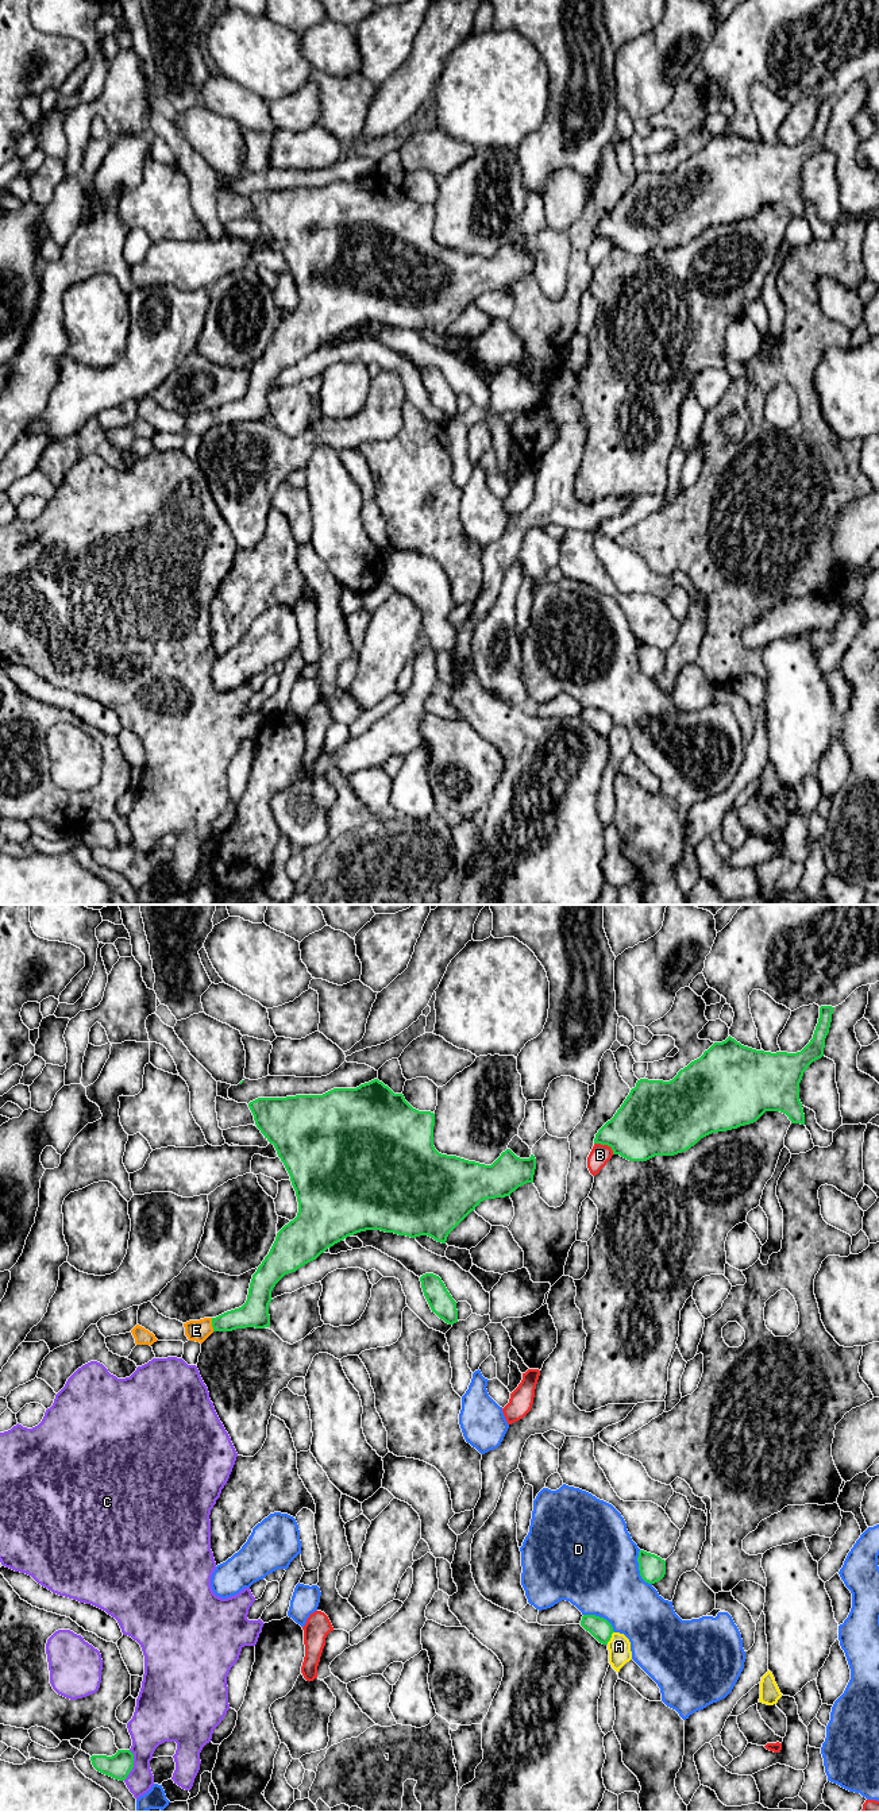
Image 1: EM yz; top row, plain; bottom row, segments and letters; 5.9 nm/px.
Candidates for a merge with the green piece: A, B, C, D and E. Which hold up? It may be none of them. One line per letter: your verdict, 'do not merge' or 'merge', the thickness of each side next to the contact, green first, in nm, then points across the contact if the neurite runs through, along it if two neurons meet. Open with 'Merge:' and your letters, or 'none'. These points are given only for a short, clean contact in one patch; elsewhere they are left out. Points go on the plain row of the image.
Merge: E
A: do not merge | 120/140 nm
B: do not merge | 360/120 nm
C: do not merge | 150/240 nm
D: do not merge | 160/500 nm
E: merge | 160/130 nm | across yz (253, 407), (212, 417), (196, 423)

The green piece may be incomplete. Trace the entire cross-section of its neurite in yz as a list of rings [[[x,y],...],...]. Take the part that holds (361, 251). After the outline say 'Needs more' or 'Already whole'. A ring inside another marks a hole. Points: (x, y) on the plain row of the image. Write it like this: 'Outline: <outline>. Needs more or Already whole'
Outline: [[[378,171],[369,176],[361,177],[356,181],[334,181],[323,188],[296,188],[286,190],[258,190],[248,196],[248,200],[254,208],[257,220],[265,228],[265,231],[274,238],[278,250],[284,255],[292,278],[296,284],[298,294],[297,309],[285,317],[275,329],[275,334],[265,350],[262,356],[258,359],[257,365],[252,367],[248,388],[246,396],[235,402],[227,404],[216,410],[204,410],[200,413],[189,413],[184,416],[185,428],[189,433],[196,433],[203,436],[213,424],[232,424],[236,421],[255,420],[265,421],[270,420],[269,397],[271,392],[271,383],[275,377],[288,366],[296,365],[305,356],[316,352],[321,346],[335,336],[343,334],[344,331],[354,328],[366,323],[381,323],[385,325],[394,325],[398,328],[406,328],[416,331],[420,328],[428,328],[437,335],[446,336],[448,327],[471,305],[479,298],[481,294],[486,292],[505,290],[510,289],[513,284],[518,279],[533,275],[533,267],[536,262],[536,251],[531,247],[529,251],[517,250],[510,242],[506,242],[501,248],[491,257],[485,258],[475,254],[469,254],[456,248],[447,248],[439,246],[433,239],[433,219],[435,207],[431,204],[419,204],[413,201],[404,190],[402,186],[394,186],[388,178],[385,178]]]. Needs more

